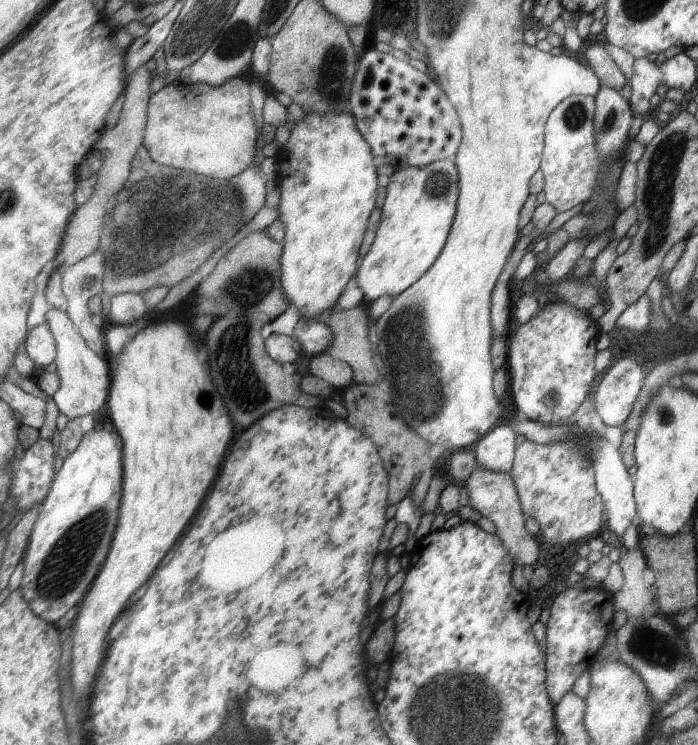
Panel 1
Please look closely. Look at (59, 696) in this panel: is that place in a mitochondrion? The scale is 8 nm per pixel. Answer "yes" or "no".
no

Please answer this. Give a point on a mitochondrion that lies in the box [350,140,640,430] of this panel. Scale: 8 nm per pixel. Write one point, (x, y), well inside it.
(424, 396)

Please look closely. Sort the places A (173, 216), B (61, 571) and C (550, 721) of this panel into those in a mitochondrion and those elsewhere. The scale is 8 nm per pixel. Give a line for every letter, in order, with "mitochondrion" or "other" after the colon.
A: mitochondrion
B: mitochondrion
C: other

